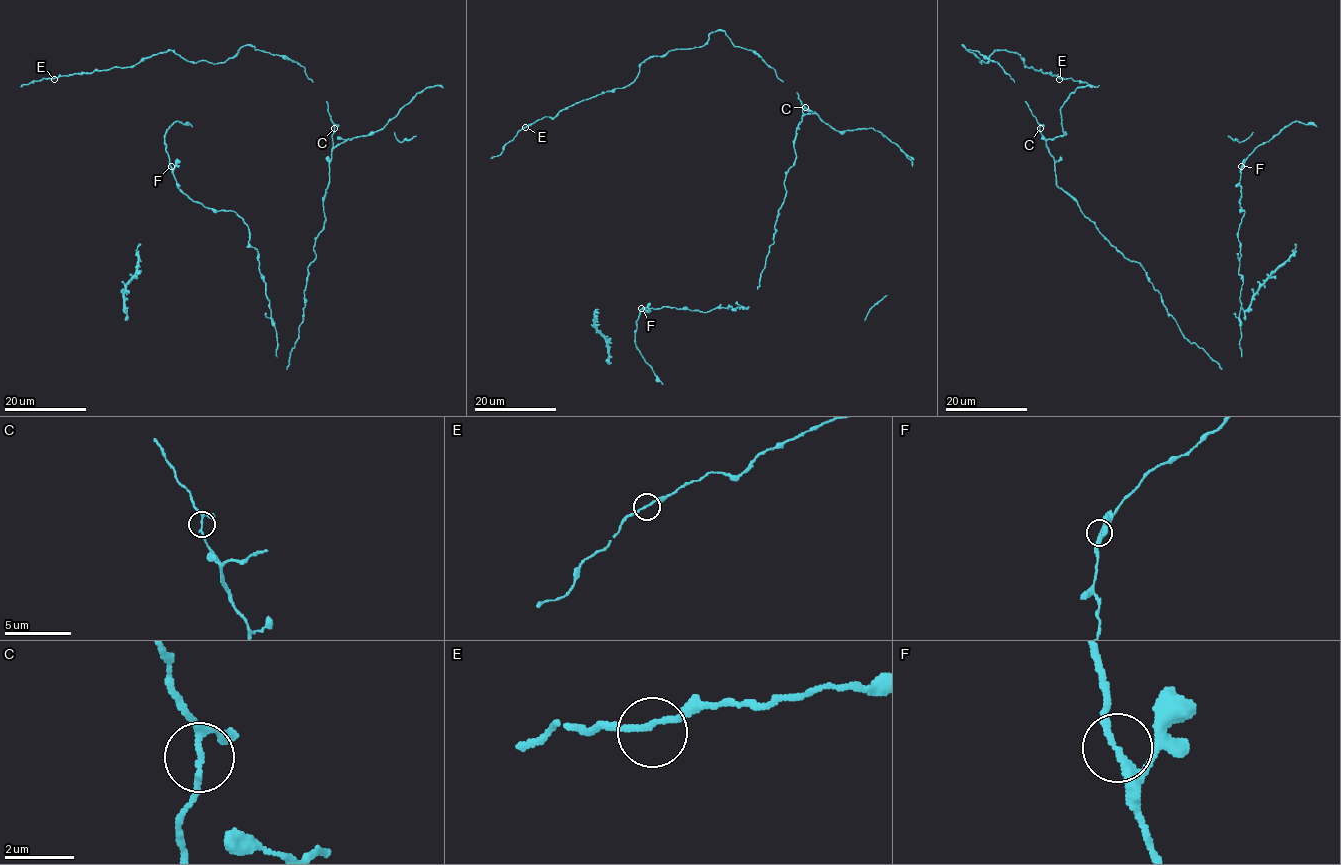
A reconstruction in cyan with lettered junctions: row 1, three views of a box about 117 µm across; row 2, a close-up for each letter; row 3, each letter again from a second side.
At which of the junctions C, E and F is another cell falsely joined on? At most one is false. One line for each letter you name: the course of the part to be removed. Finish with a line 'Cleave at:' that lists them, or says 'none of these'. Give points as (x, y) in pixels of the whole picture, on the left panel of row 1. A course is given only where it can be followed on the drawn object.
Cleave at: none of these

